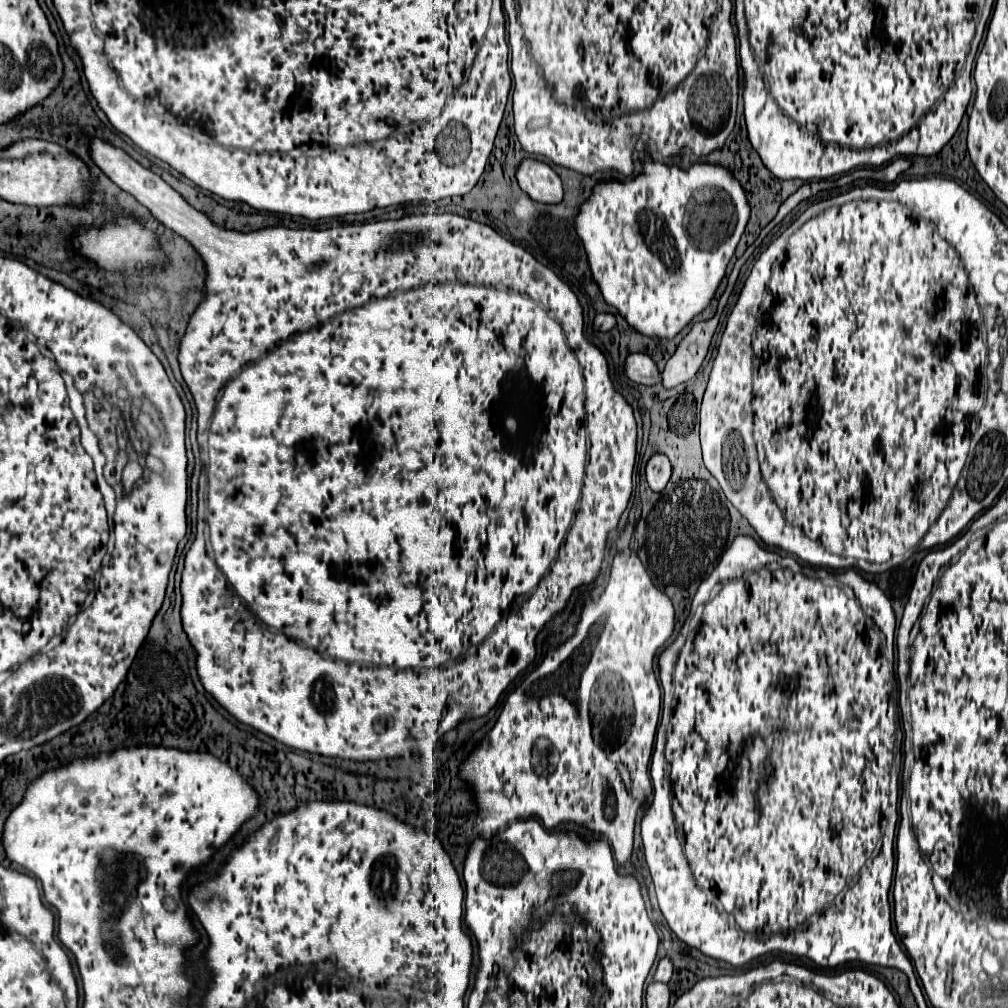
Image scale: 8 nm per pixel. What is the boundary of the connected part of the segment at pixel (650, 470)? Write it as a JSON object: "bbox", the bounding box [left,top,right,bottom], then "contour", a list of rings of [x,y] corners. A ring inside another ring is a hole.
{"bbox":[646,453,670,491],"contour":[[[654,453],[648,463],[646,463],[646,481],[648,481],[648,487],[652,491],[660,491],[666,487],[668,479],[670,479],[670,461],[666,455],[662,453]]]}

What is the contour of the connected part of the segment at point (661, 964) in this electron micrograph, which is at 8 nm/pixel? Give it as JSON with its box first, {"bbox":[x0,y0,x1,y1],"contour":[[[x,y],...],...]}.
{"bbox":[654,957,672,983],"contour":[[[662,957],[658,961],[658,967],[656,967],[656,973],[654,973],[654,981],[660,981],[660,983],[668,983],[672,977],[672,963],[668,957]]]}

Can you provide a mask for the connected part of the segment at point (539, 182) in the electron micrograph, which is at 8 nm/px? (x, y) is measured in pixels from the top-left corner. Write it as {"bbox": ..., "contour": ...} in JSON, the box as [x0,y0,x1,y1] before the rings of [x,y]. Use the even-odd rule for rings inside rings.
{"bbox":[516,159,562,203],"contour":[[[524,159],[516,167],[516,181],[520,189],[534,201],[540,201],[540,203],[560,203],[562,201],[562,181],[542,161]]]}

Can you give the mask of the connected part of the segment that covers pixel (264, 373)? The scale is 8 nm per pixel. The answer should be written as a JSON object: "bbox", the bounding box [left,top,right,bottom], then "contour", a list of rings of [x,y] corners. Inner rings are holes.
{"bbox":[88,137,636,761],"contour":[[[90,137],[88,149],[90,149],[90,159],[120,189],[134,195],[144,207],[152,211],[152,215],[160,223],[164,223],[168,229],[176,231],[186,241],[190,241],[198,249],[198,253],[204,257],[204,263],[208,265],[208,299],[204,299],[204,305],[200,305],[200,309],[196,309],[196,313],[192,315],[192,321],[188,323],[186,335],[180,343],[180,355],[178,355],[184,381],[198,409],[198,429],[206,429],[206,443],[208,443],[206,453],[200,451],[201,461],[204,459],[202,467],[208,465],[208,515],[206,515],[208,523],[202,535],[197,518],[196,539],[186,555],[186,565],[184,565],[184,575],[182,575],[182,625],[184,625],[184,631],[188,633],[192,647],[198,653],[196,669],[204,683],[204,689],[210,691],[218,699],[218,703],[226,711],[230,711],[238,721],[252,725],[254,729],[274,737],[276,741],[300,751],[310,751],[310,753],[318,753],[326,757],[352,759],[352,761],[390,759],[390,757],[402,757],[402,755],[420,753],[420,751],[432,753],[436,747],[436,741],[446,731],[454,729],[460,719],[464,719],[466,715],[470,717],[486,715],[496,705],[498,697],[510,685],[510,681],[532,663],[536,655],[536,649],[534,649],[536,633],[546,625],[546,621],[550,621],[556,613],[564,609],[574,587],[596,579],[598,569],[604,559],[606,537],[618,525],[618,519],[622,511],[626,509],[630,493],[632,493],[632,471],[634,471],[634,461],[636,461],[636,419],[634,419],[632,407],[624,401],[620,393],[614,391],[610,375],[608,375],[608,363],[602,351],[590,345],[584,337],[584,319],[582,319],[582,307],[578,303],[578,297],[564,281],[558,279],[554,271],[540,265],[520,245],[514,245],[506,237],[498,235],[492,227],[482,225],[472,219],[464,219],[460,215],[452,215],[452,213],[408,215],[398,221],[339,225],[336,229],[322,229],[322,231],[320,229],[266,227],[252,233],[238,233],[238,231],[228,231],[214,225],[204,213],[190,207],[166,181],[162,181],[162,177],[142,167],[124,149],[114,147],[112,143],[100,137]],[[540,379],[548,379],[548,381],[540,387]]]}

